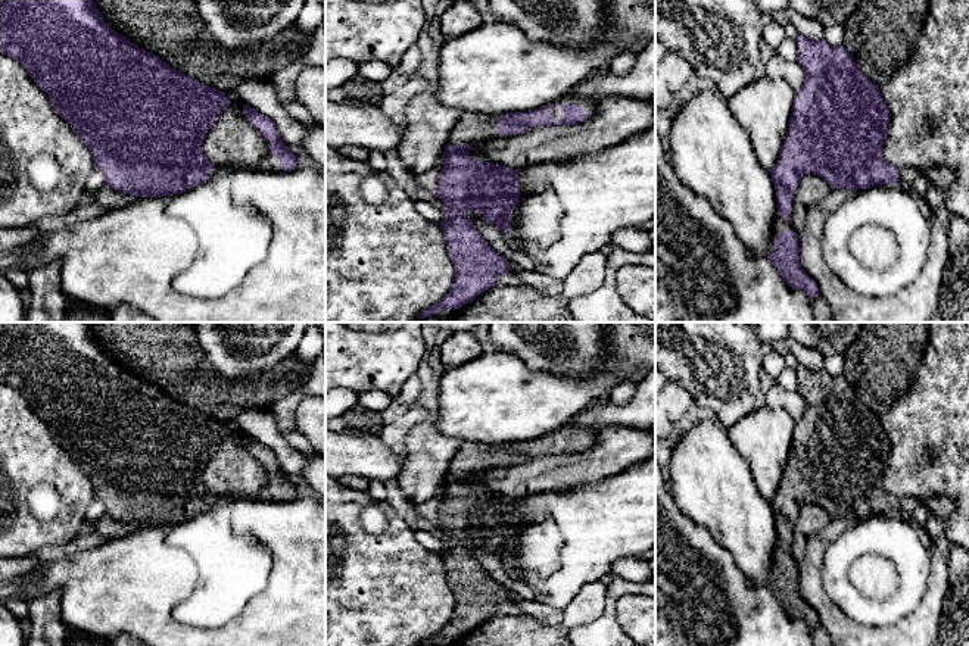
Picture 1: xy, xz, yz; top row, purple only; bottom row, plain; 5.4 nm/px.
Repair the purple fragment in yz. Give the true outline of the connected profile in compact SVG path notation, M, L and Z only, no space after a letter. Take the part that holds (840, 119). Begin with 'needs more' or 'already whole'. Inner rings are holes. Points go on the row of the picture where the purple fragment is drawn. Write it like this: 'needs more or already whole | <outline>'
needs more | M804 35L795 40L797 62L806 72L804 84L795 91L789 128L775 168L770 171L776 190L778 212L770 233L770 262L783 281L803 290L810 300L819 294L817 284L800 265L798 234L792 230L792 197L807 174L822 177L832 188L861 190L870 185L889 185L898 181L898 171L882 157L888 132L889 107L879 85L866 78L844 44L832 47Z

